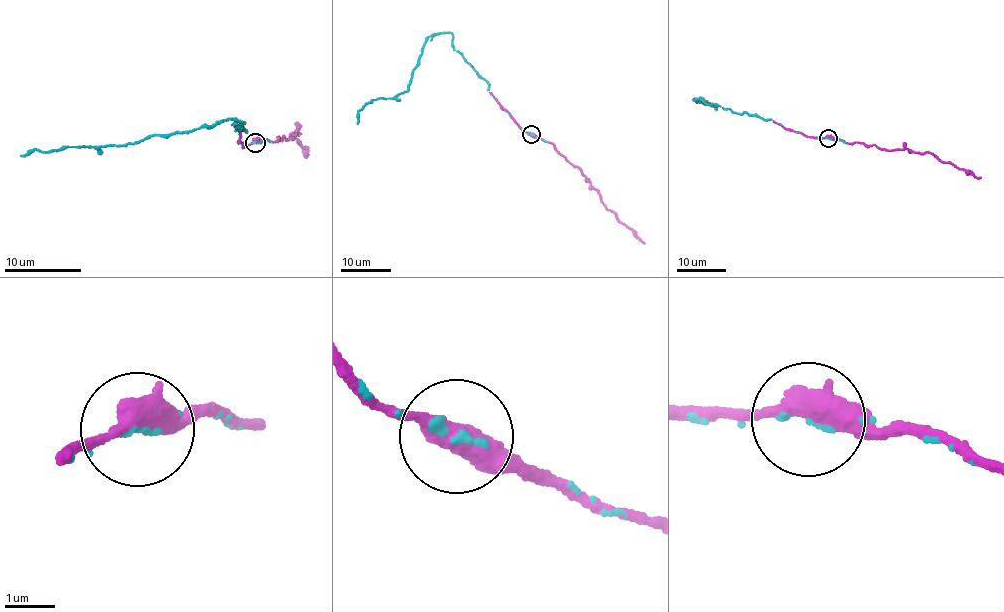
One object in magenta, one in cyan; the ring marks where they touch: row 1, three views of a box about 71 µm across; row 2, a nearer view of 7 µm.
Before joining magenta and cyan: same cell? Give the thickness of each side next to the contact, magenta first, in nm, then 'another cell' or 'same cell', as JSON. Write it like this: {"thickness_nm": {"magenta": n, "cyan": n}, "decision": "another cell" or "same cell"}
{"thickness_nm": {"magenta": 440, "cyan": 130}, "decision": "same cell"}

